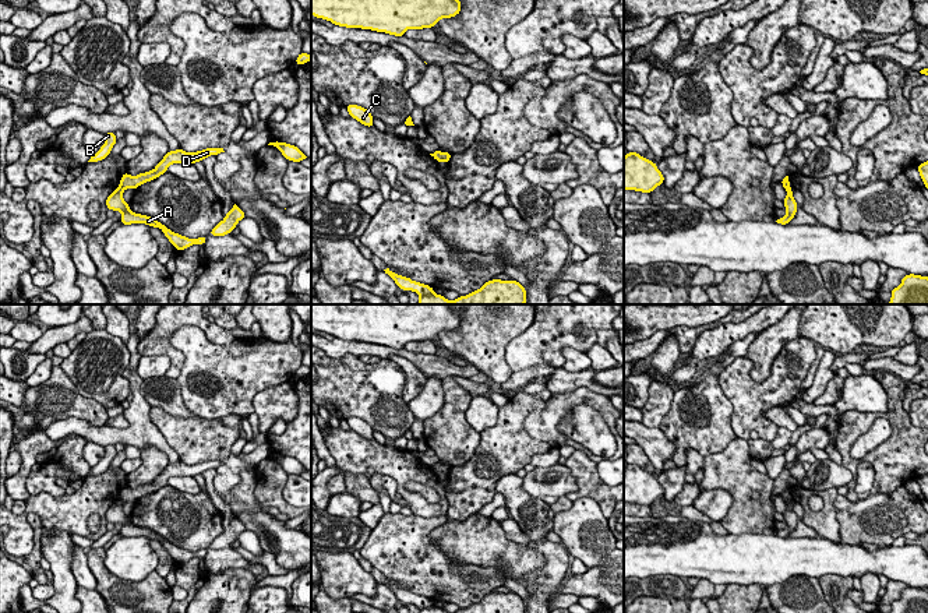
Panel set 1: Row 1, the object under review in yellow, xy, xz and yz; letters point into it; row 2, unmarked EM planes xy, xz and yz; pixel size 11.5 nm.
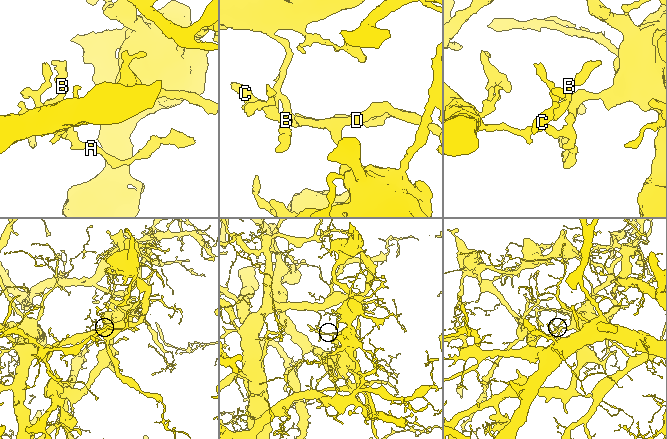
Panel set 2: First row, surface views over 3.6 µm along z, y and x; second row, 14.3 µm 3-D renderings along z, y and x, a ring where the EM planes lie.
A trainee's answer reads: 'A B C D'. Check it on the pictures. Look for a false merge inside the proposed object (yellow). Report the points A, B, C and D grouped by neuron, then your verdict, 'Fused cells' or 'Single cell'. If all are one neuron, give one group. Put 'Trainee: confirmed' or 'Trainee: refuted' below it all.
Groups: A B C / D. Fused cells
Trainee: refuted

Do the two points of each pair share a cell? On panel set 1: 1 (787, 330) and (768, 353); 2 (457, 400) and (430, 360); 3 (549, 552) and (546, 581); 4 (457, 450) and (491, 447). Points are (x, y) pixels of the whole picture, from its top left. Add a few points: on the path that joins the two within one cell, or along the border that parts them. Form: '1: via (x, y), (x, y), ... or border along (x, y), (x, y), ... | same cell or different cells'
1: via (782, 335), (769, 348) | same cell
2: border along (451, 376), (441, 380) | different cells
3: via (549, 559), (549, 574) | same cell
4: border along (480, 433), (475, 453), (465, 462), (451, 467) | different cells

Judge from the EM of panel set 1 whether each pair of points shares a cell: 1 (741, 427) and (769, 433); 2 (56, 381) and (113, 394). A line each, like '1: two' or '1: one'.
1: one
2: two

